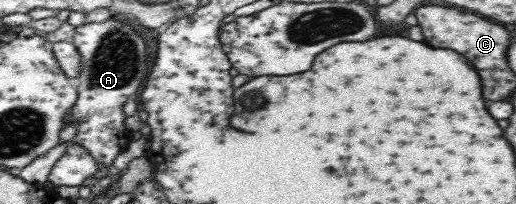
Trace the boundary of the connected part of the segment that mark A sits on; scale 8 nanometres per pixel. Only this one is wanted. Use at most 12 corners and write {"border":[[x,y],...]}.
{"border":[[131,21],[75,27],[73,142],[109,167],[149,64]]}

